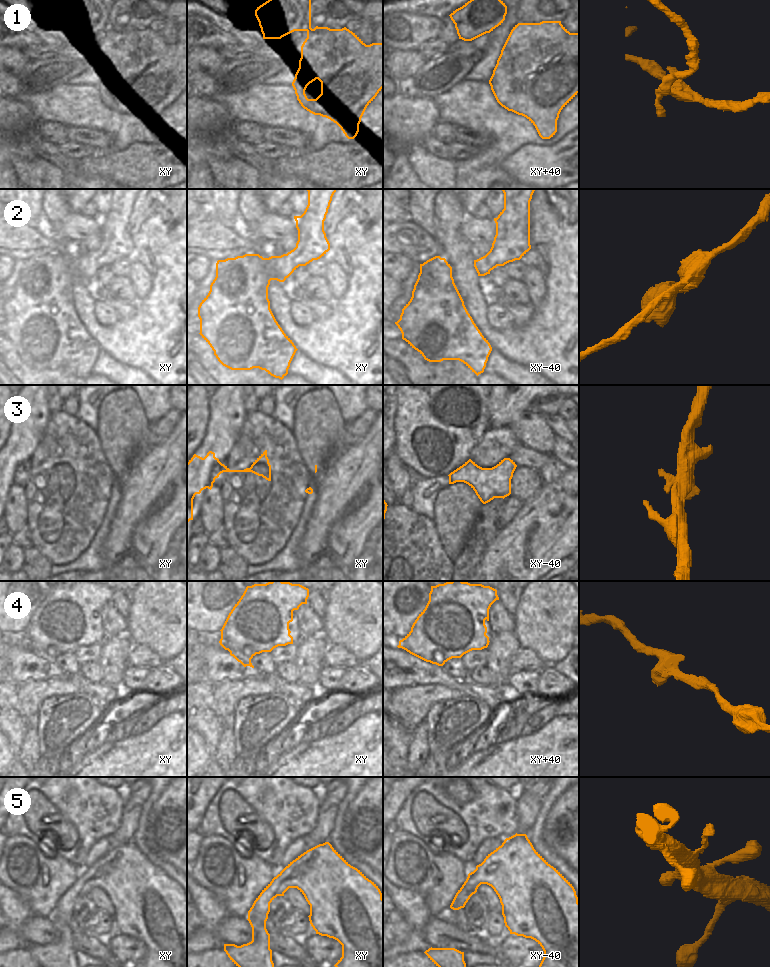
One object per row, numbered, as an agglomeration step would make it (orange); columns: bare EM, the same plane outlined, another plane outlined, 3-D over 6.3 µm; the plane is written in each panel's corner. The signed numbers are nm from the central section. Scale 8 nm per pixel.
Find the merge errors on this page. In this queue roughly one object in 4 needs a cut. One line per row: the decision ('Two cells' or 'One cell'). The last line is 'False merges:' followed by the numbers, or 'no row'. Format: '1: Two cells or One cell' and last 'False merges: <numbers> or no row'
1: Two cells
2: One cell
3: One cell
4: One cell
5: One cell
False merges: 1.

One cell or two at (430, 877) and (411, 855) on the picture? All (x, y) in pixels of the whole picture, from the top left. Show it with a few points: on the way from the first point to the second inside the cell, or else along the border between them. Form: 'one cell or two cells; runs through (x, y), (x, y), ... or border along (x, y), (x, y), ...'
one cell; runs through (427, 872), (415, 860)

